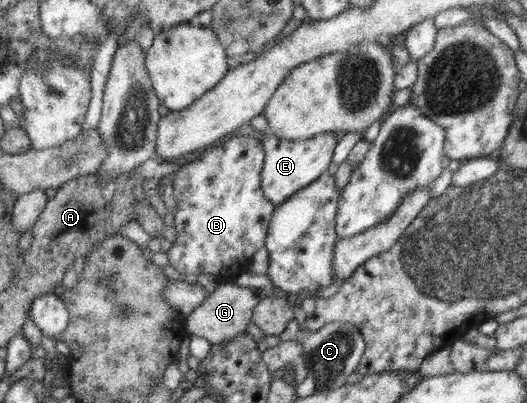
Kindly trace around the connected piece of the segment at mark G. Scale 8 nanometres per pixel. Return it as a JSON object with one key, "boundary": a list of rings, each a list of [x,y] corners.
{"boundary":[[[236,283],[220,285],[184,318],[186,333],[190,336],[203,337],[214,345],[229,341],[246,331],[252,322],[252,310],[267,296],[262,288],[244,288]]]}

